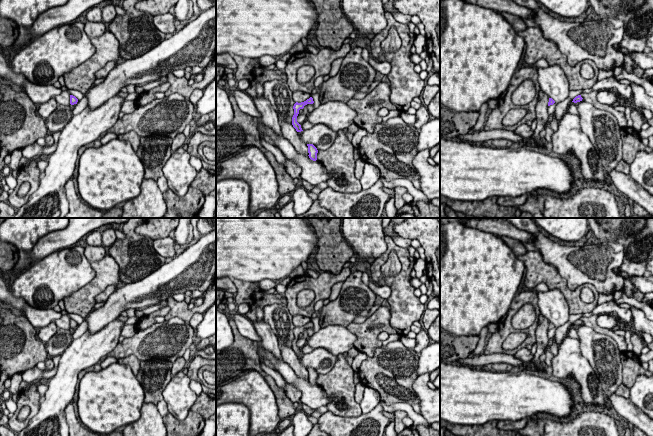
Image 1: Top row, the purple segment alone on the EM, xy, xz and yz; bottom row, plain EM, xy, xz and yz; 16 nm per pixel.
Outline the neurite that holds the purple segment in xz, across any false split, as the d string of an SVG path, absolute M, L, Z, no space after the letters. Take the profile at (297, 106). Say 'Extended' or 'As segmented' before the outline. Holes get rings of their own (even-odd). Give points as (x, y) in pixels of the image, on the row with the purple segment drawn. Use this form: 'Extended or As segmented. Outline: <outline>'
As segmented. Outline: M310 97L309 99L307 99L304 102L301 102L301 103L296 102L294 104L294 106L293 106L294 115L292 117L292 125L296 129L297 132L303 131L302 128L301 128L301 125L297 122L297 116L299 114L299 110L303 109L305 105L307 105L307 104L313 104L313 103L314 103L313 98Z

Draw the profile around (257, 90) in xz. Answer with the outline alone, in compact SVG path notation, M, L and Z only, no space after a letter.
M257 83L254 86L249 86L246 89L246 92L252 98L262 97L264 94L263 86L260 83Z

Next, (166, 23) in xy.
M170 13L154 16L153 23L162 33L174 34L176 32L177 23L174 15Z

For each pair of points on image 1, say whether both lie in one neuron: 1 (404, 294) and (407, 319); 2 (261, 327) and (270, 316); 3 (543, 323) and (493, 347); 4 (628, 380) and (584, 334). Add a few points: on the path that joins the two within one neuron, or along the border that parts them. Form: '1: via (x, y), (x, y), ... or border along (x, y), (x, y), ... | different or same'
1: via (409, 300), (409, 313) | same
2: border along (263, 319), (271, 328), (278, 342) | different
3: border along (538, 312), (535, 342) | different
4: border along (621, 372), (622, 382) | different

